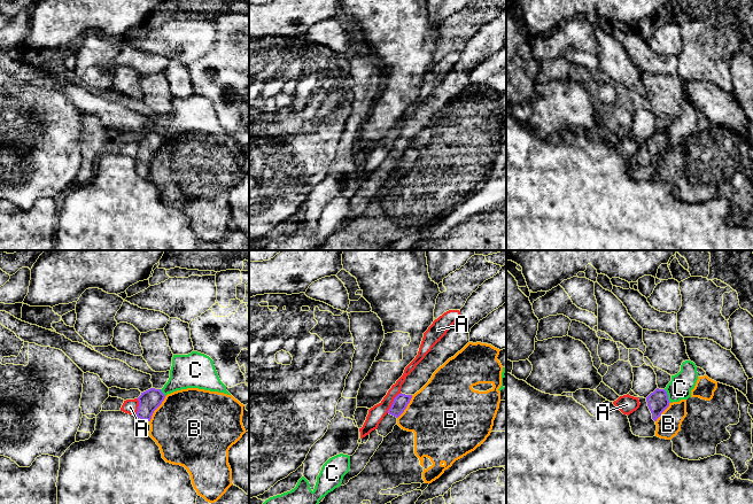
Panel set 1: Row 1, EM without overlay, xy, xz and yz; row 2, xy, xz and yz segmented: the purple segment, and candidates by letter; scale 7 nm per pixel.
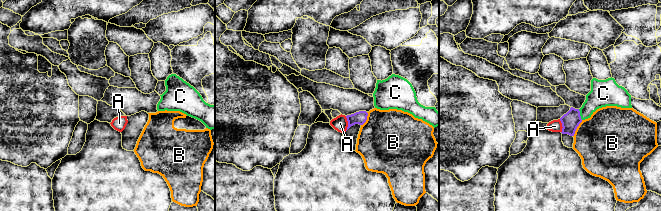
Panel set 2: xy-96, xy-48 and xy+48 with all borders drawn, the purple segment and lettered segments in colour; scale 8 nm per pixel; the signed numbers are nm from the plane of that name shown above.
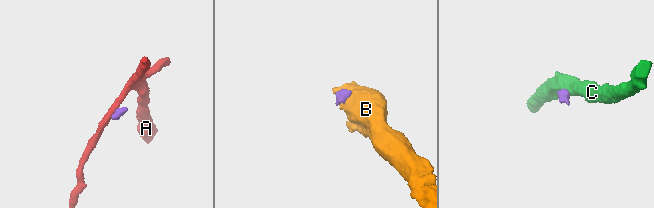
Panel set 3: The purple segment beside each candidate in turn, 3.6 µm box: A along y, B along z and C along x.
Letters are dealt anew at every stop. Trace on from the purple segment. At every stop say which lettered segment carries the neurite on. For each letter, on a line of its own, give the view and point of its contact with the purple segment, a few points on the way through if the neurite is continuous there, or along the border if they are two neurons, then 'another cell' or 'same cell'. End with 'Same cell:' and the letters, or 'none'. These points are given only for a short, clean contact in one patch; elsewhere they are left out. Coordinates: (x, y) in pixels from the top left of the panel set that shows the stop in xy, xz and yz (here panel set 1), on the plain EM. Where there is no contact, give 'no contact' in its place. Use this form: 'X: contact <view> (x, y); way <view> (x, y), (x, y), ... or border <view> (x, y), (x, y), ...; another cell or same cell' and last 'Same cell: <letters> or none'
A: contact xz (393, 145); border xz (401, 136), (394, 141), (387, 155); another cell
B: contact xy (156, 150); border xy (165, 139), (149, 164); another cell
C: contact yz (667, 139); border yz (664, 132), (670, 145); another cell
Same cell: none

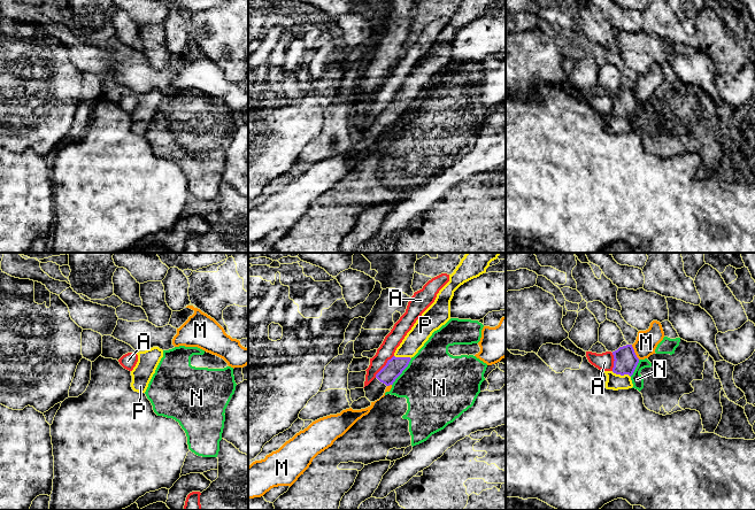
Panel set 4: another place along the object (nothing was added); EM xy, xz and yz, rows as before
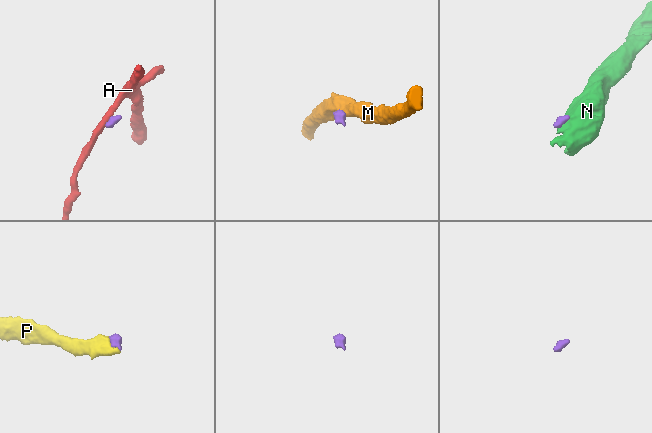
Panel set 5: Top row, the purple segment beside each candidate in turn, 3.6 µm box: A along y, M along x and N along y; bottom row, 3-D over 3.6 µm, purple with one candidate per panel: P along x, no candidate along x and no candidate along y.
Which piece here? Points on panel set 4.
A: contact xz (384, 109); border xz (393, 98), (375, 120); another cell
M: contact yz (633, 94); border yz (631, 87), (639, 101); another cell
N: contact xz (401, 115); border xz (411, 101), (392, 128); another cell
P: contact yz (621, 117); way yz (625, 105), (621, 117), (614, 124); same cell
Same cell: P

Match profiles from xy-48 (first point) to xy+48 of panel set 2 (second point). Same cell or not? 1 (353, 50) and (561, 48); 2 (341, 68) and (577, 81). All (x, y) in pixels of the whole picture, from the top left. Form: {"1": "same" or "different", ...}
{"1": "same", "2": "different"}

